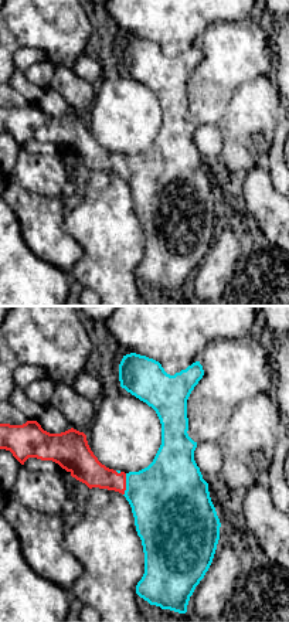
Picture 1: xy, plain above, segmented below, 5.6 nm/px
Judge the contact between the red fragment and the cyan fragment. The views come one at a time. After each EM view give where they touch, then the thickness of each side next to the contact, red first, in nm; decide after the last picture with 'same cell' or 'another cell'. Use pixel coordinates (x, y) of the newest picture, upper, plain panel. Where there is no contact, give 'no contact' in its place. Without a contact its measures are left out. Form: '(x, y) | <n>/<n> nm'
(125, 167) | 160/420 nm

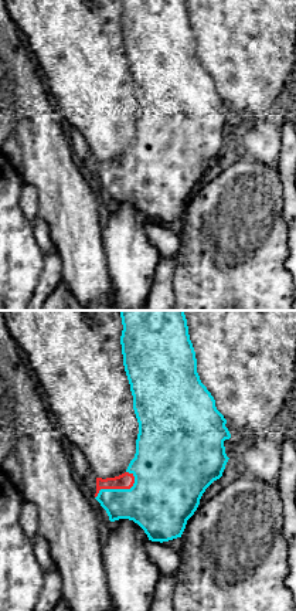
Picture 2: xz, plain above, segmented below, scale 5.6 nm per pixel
(118, 170) | 90/360 nm

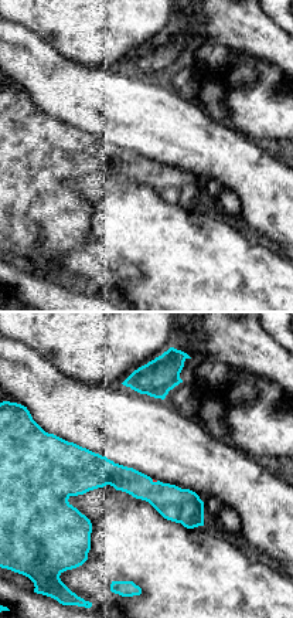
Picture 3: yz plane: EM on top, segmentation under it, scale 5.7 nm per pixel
(154, 163) | 20/200 nm

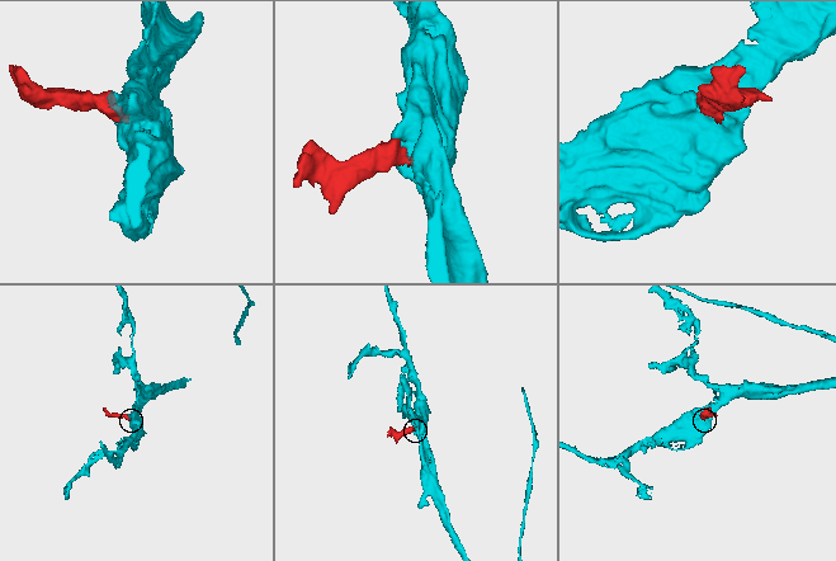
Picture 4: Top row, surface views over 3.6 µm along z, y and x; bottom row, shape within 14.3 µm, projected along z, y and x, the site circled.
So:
same cell

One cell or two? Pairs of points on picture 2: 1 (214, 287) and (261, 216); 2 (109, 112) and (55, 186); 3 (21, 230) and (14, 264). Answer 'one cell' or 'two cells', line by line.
1: one cell
2: two cells
3: one cell

